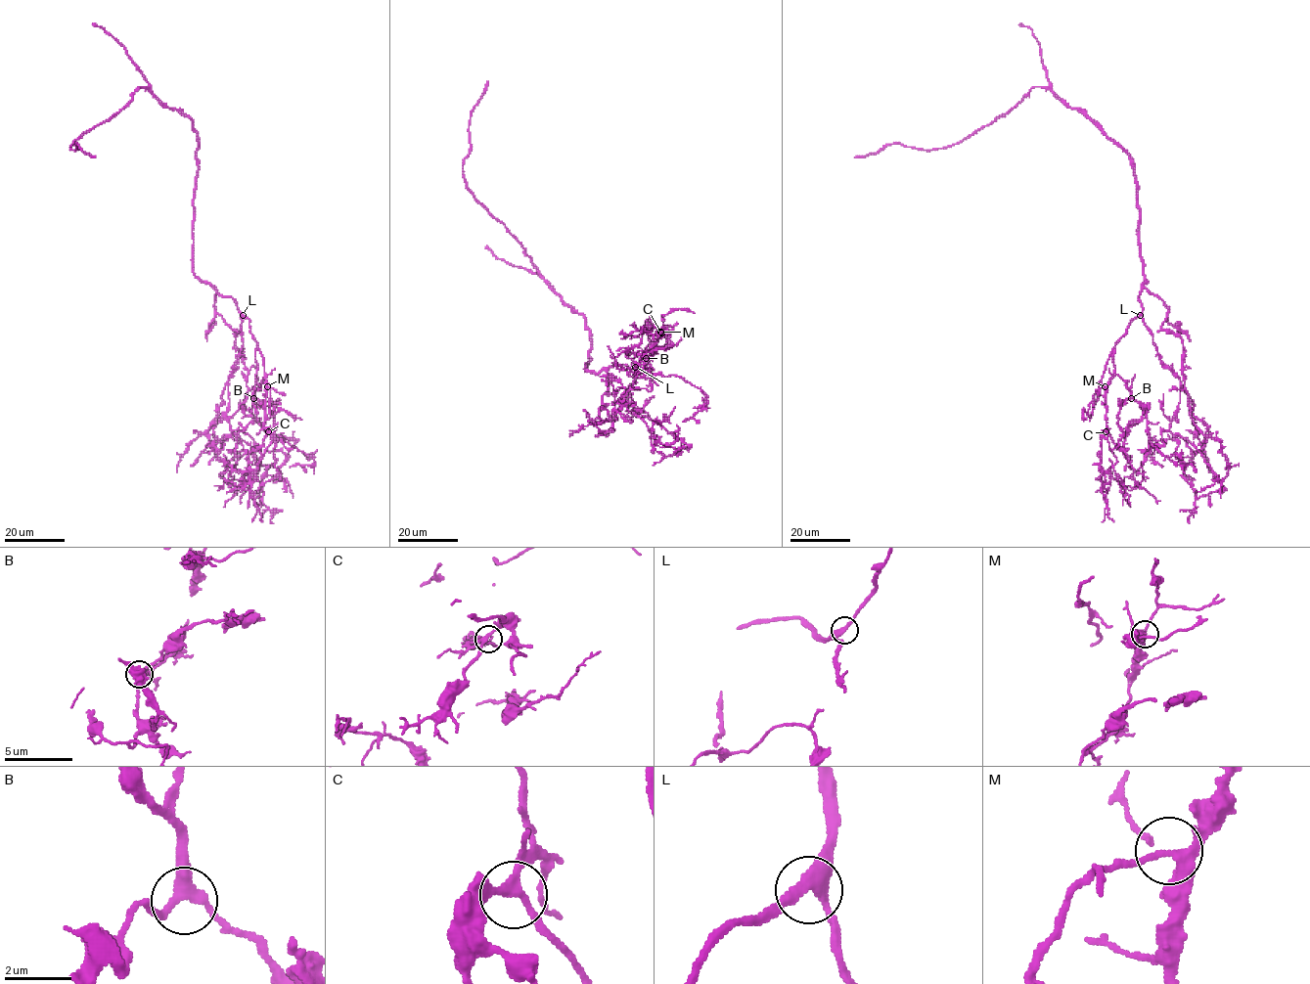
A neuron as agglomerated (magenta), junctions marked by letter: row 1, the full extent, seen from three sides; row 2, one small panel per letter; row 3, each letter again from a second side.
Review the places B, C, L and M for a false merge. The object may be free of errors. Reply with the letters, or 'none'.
none

